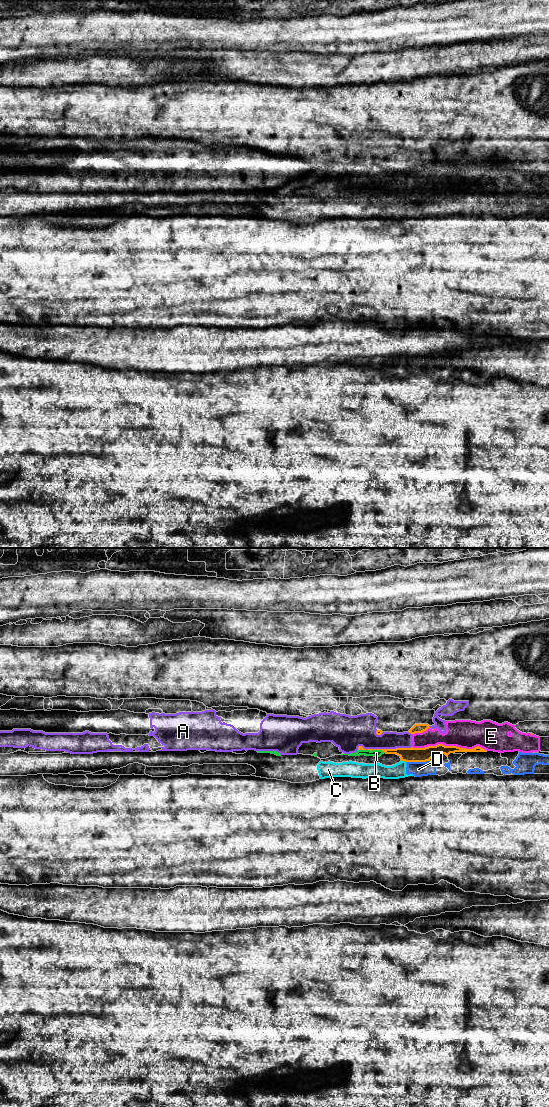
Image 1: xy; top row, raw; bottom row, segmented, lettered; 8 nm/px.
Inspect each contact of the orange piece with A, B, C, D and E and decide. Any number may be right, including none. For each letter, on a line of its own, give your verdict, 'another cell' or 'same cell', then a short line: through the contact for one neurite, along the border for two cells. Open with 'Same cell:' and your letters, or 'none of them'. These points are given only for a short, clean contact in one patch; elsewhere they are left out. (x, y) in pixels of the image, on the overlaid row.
Same cell: none of them
A: another cell
B: another cell; line xy (358, 749), (382, 750), (384, 752)
C: another cell; line xy (401, 760), (405, 762)
D: another cell
E: another cell

